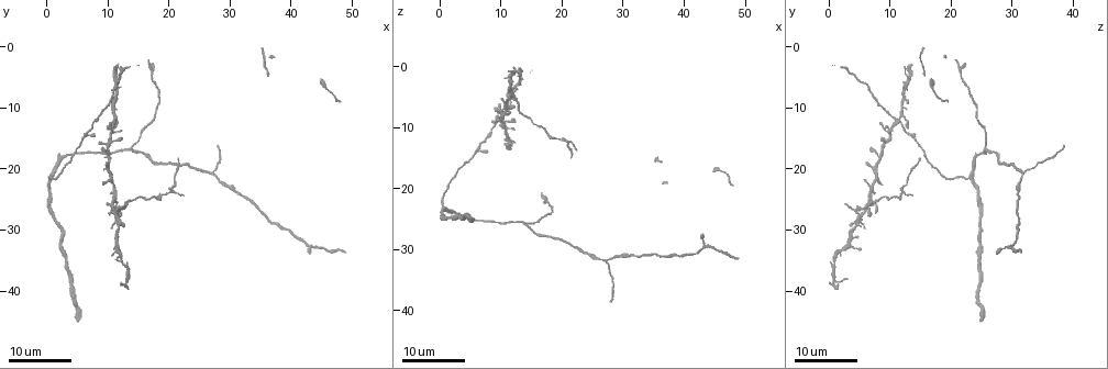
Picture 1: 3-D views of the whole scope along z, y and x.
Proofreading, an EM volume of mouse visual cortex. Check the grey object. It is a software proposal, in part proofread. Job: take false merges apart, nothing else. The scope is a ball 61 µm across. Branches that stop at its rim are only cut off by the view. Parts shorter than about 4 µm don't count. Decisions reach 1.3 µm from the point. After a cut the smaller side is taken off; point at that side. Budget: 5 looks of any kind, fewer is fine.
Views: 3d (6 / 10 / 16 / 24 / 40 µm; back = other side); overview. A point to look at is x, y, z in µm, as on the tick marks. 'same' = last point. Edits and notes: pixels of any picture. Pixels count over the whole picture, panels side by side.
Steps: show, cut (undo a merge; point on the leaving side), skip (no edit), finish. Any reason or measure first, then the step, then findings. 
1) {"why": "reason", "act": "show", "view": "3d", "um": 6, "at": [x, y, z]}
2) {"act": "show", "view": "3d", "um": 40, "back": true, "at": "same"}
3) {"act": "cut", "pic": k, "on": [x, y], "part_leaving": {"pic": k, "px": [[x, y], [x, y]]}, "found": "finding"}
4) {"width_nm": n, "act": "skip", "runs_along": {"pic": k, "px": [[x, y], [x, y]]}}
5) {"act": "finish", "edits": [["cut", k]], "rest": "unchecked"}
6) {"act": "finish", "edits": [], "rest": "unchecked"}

{"why": "looks like a crossing", "act": "show", "view": "3d", "um": 16, "at": [11.0, 27.5, 4.5]}

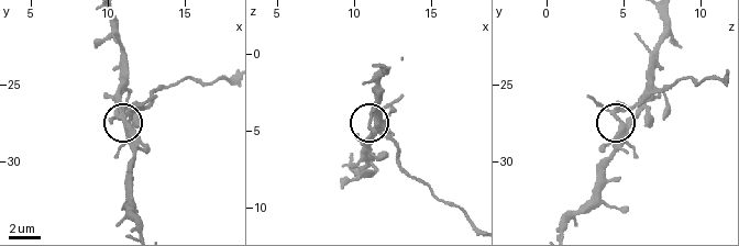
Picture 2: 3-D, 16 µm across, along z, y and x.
{"act": "show", "view": "3d", "um": 6, "at": [11.4, 27.6, 4.8]}

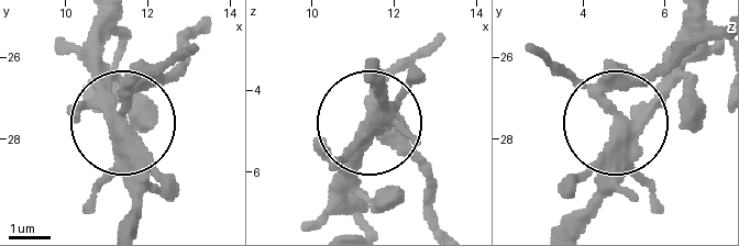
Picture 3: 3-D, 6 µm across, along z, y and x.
{"act": "cut", "pic": 3, "on": [641, 75], "part_leaving": {"pic": 3, "px": [[606, 88], [633, 85], [718, 35]]}, "found": "a second neuron is stuck on"}

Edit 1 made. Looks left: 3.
{"act": "show", "view": "overview"}

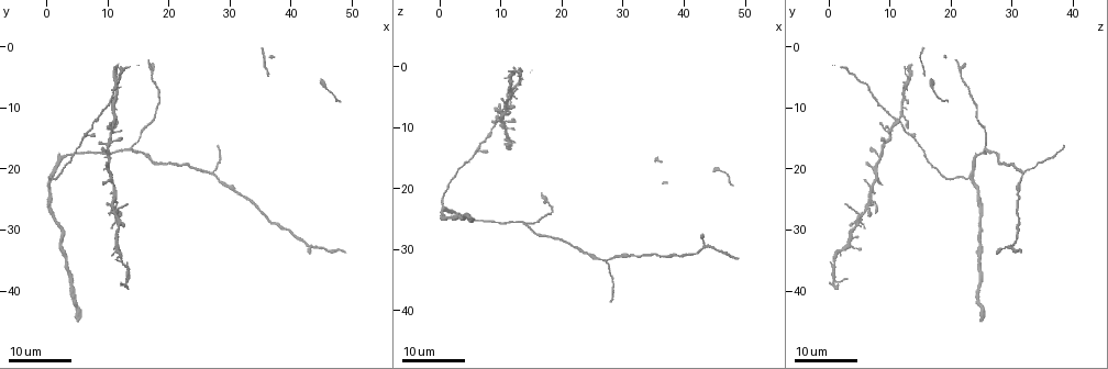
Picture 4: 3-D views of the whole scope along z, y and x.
{"why": "three arms meet", "act": "show", "view": "3d", "um": 24, "at": [14.0, 17.0, 26.0]}

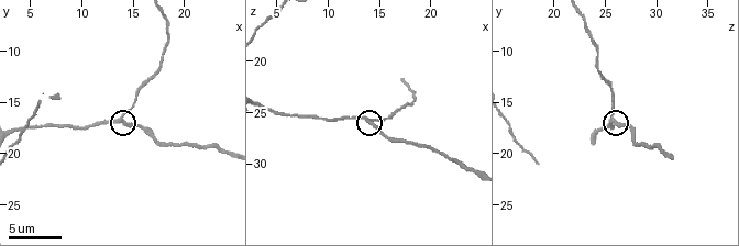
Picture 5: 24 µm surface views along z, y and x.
{"act": "show", "view": "3d", "um": 6, "at": [14.0, 16.6, 25.8]}

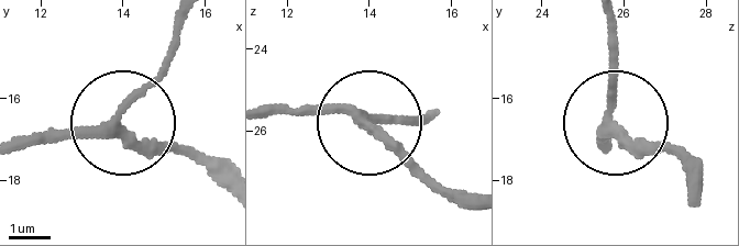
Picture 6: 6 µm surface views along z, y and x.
{"arms": 3, "act": "skip", "runs_along": {"pic": 6, "px": [[267, 109], [432, 120]]}, "found": "continuous, no second neuron"}

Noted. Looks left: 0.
{"act": "finish", "edits": [["cut", 3]], "rest": "unchecked"}

